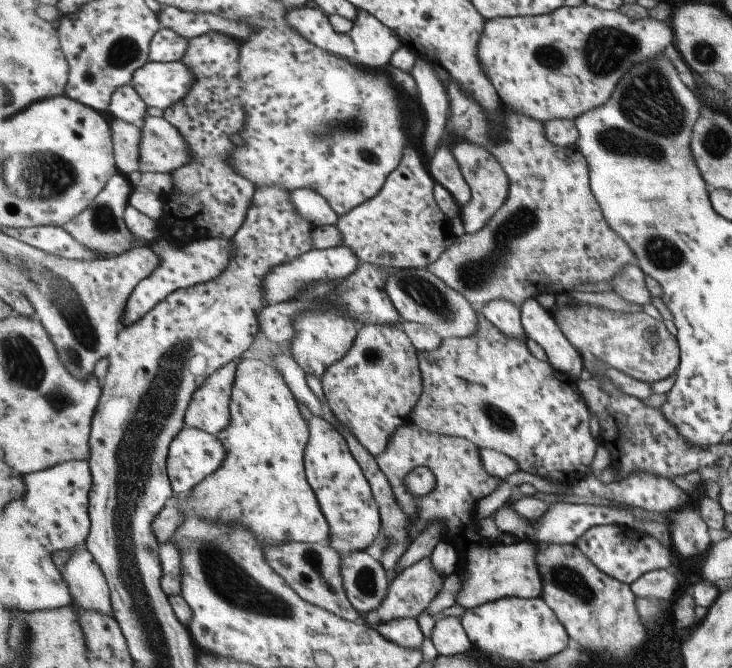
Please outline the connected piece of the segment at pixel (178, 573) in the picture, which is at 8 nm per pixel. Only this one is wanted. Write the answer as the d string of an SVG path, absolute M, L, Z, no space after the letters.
M167 542L161 547L161 564L163 568L163 588L171 596L183 594L183 566L181 566L181 552L175 542Z

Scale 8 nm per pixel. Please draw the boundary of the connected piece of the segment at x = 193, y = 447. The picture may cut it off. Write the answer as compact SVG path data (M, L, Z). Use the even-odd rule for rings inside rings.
M186 426L181 434L173 440L168 458L168 474L172 481L174 494L177 497L184 497L205 476L215 472L221 466L225 454L225 447L217 436L201 429Z

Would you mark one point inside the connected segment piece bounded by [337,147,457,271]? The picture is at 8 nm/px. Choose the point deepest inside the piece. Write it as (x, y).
(403, 227)

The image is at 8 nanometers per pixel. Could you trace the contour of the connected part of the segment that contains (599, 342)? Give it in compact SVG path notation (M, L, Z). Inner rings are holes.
M595 305L577 309L561 306L553 313L571 345L581 353L590 353L593 359L603 360L609 366L606 378L613 380L625 394L645 400L652 394L650 383L665 380L680 369L682 355L677 336L649 314L613 311Z

